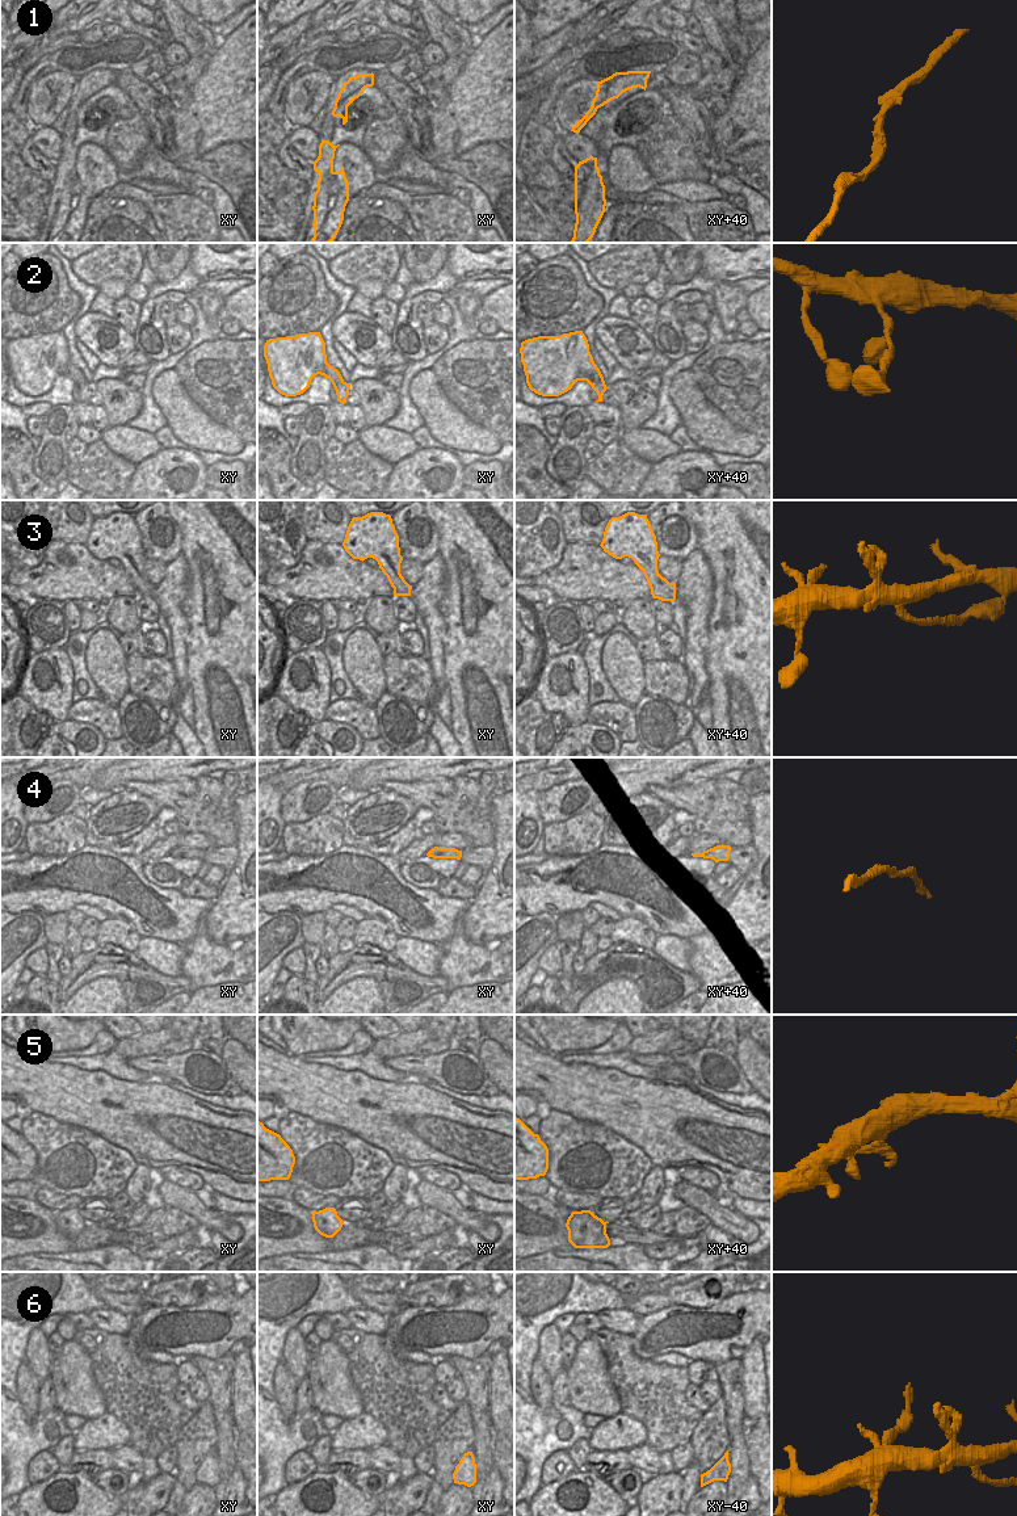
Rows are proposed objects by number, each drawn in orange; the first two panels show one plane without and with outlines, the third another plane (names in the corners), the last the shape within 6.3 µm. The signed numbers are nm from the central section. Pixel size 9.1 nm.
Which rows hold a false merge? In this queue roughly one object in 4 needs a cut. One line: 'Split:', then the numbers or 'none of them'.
Split: 5, 6

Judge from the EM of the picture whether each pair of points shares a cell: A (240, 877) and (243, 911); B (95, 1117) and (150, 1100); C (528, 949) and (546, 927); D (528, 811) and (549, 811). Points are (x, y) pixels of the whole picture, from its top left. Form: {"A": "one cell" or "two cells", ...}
{"A": "one cell", "B": "one cell", "C": "one cell", "D": "two cells"}

